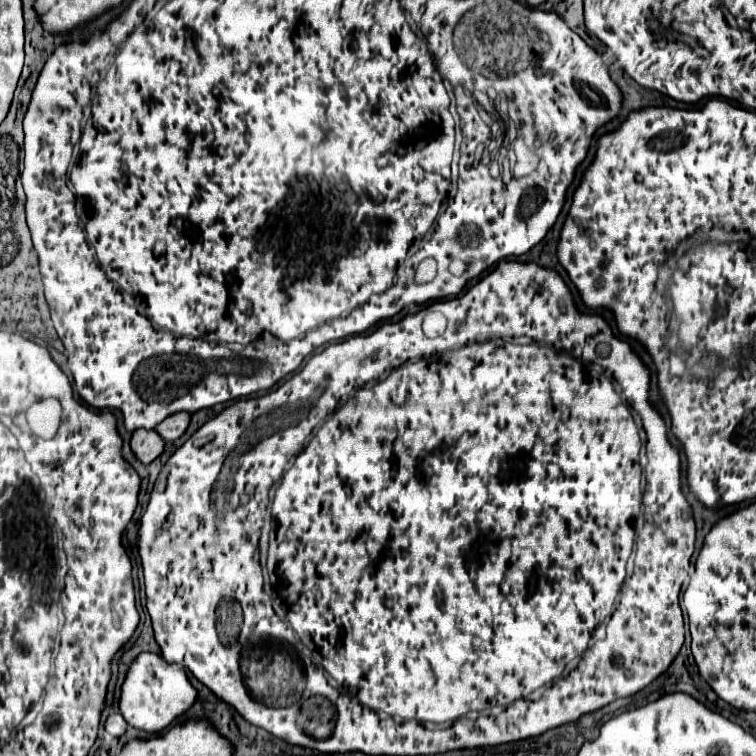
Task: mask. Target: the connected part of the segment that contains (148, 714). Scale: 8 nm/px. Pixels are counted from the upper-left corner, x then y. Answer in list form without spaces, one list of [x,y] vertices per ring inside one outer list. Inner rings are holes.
[[[142,652],[128,670],[126,682],[122,684],[122,698],[120,698],[120,712],[124,720],[148,734],[156,734],[168,728],[178,716],[186,714],[198,698],[196,688],[190,684],[182,666],[164,662],[158,654]]]

